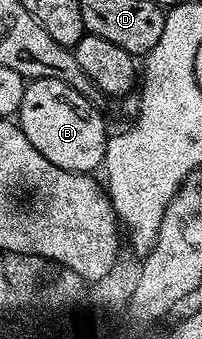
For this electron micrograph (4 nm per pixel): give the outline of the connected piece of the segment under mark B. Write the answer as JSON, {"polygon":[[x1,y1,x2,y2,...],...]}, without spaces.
{"polygon":[[34,79,23,93,19,126,21,131,59,169,93,173,105,162,107,130,105,119,93,108,94,100,87,95,80,95,71,85,54,79]]}

